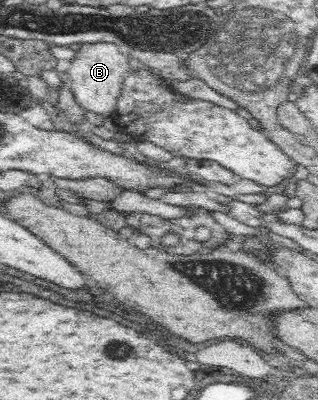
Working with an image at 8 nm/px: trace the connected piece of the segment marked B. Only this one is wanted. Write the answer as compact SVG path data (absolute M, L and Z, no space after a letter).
M109 42L85 43L76 51L68 68L69 85L75 102L86 110L106 119L115 117L116 104L123 86L123 80L131 71L128 65L129 55L122 54L117 45Z

